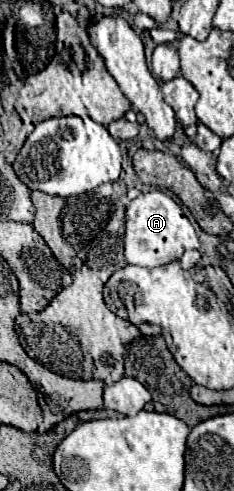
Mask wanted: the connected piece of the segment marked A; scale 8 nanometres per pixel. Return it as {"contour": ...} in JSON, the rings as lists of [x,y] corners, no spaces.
{"contour":[[[155,189],[139,195],[127,207],[127,231],[124,235],[124,256],[127,263],[141,267],[159,267],[177,261],[187,249],[197,249],[199,239],[185,217],[183,209],[163,191]]]}

